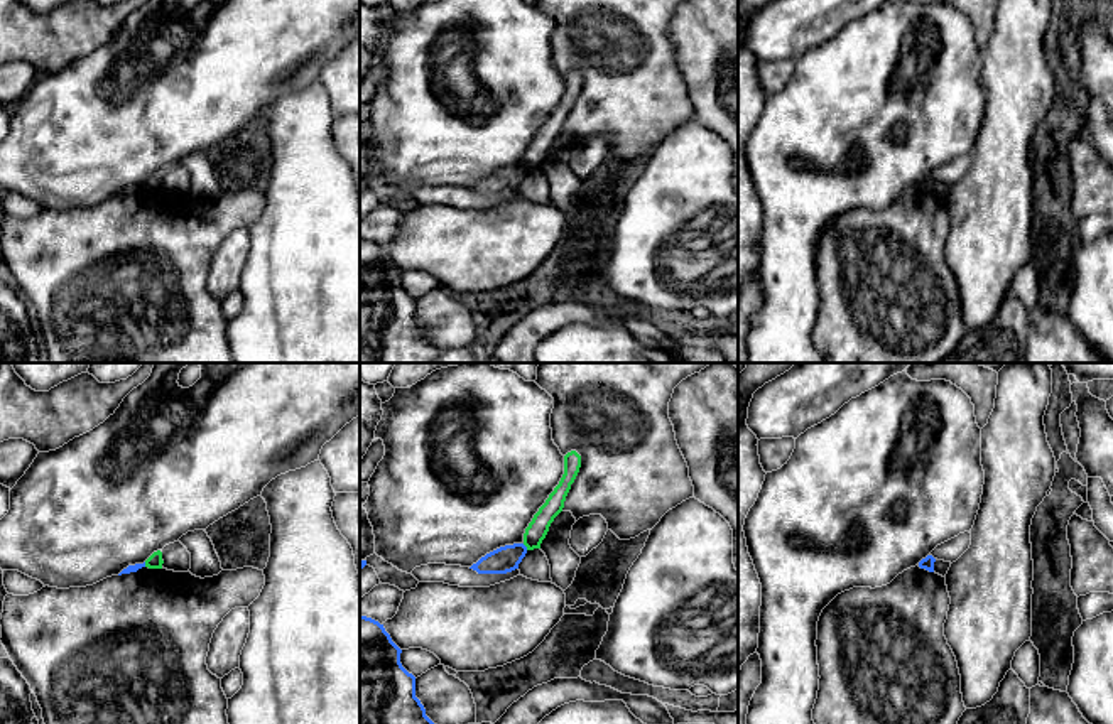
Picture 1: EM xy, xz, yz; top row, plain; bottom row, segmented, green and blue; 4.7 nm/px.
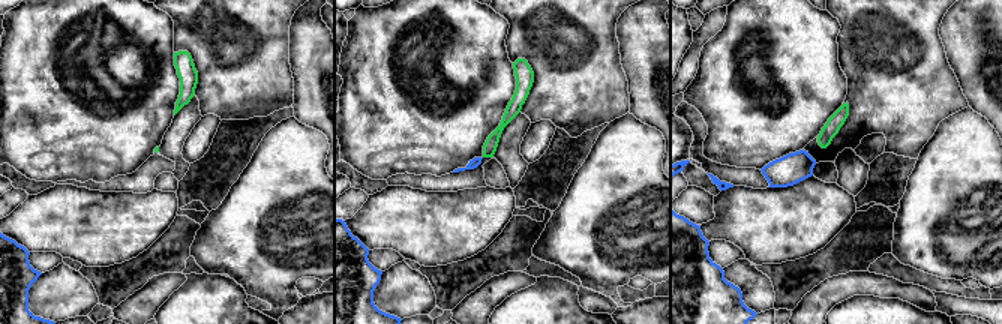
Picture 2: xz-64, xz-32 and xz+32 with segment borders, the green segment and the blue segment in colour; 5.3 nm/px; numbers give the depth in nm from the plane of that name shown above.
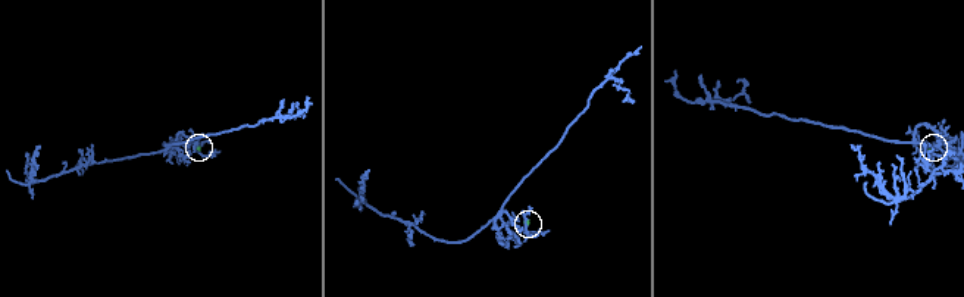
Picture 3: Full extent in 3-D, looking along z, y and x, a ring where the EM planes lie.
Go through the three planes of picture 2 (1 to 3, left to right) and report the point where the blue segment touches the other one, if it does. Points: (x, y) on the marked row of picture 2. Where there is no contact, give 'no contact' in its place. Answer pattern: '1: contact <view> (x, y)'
1: no contact
2: no contact
3: no contact

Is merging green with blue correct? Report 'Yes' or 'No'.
No

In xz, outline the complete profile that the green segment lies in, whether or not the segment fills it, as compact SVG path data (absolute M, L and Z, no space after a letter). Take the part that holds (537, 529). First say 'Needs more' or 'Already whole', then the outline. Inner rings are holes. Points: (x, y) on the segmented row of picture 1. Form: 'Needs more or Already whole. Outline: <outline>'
Already whole. Outline: M571 451L564 456L564 474L554 491L549 494L546 503L534 515L532 521L525 528L524 545L527 550L540 548L551 523L562 511L566 496L574 483L581 467L581 456Z

